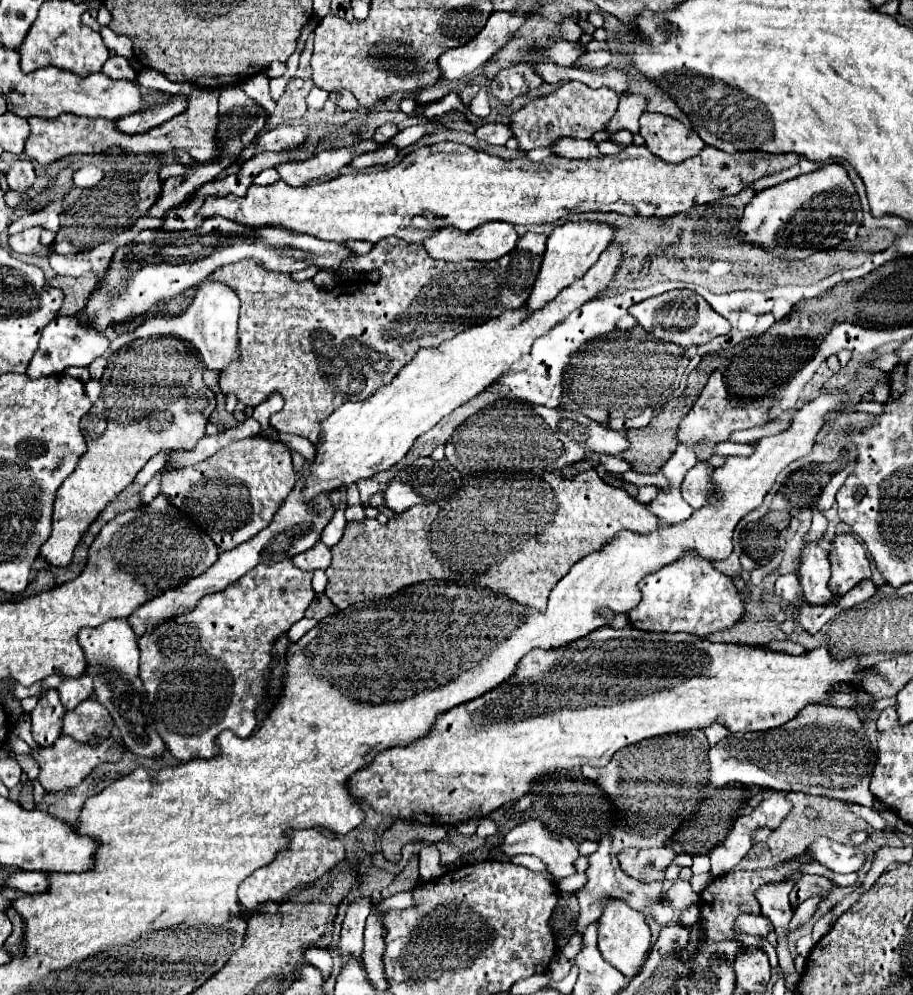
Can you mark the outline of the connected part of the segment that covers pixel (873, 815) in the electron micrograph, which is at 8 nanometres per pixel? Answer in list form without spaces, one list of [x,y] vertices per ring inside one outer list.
[[[852,805],[850,807],[850,811],[854,811],[856,815],[860,815],[860,817],[864,817],[876,831],[884,831],[886,827],[888,827],[888,821],[886,819],[882,819],[882,815],[876,811],[876,809],[870,809],[870,807],[862,807],[862,805]]]

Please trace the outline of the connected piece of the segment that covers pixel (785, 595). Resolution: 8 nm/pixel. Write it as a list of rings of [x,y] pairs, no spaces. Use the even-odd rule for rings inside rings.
[[[782,575],[782,577],[778,577],[778,581],[776,581],[776,585],[774,585],[774,593],[776,593],[780,599],[788,601],[792,607],[796,607],[798,601],[804,599],[796,575]]]

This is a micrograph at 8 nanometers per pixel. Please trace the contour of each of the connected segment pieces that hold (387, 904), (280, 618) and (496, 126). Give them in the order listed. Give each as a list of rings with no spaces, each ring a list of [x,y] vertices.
[[[402,891],[392,897],[382,897],[382,903],[378,901],[378,909],[372,911],[390,911],[390,909],[406,909],[412,905],[412,891]]]
[[[290,559],[260,563],[226,591],[202,597],[196,611],[162,623],[152,635],[144,635],[138,641],[142,653],[140,679],[148,693],[156,731],[178,761],[186,763],[196,757],[216,757],[220,753],[216,739],[224,729],[234,731],[242,739],[252,735],[256,729],[256,709],[268,695],[272,647],[282,633],[288,633],[288,629],[304,617],[314,595],[312,573],[298,569]]]
[[[486,123],[476,129],[476,137],[490,145],[504,145],[512,137],[512,131],[508,125],[502,123]]]

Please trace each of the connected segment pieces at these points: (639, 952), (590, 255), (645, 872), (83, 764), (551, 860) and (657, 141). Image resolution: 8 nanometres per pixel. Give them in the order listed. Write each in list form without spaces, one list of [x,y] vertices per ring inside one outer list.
[[[620,899],[608,901],[602,917],[598,919],[598,949],[602,957],[610,961],[626,977],[636,977],[648,959],[650,947],[652,947],[652,933],[646,923],[646,917],[640,911],[628,907]]]
[[[578,221],[578,223],[564,223],[564,225],[556,227],[546,241],[546,251],[542,255],[540,273],[536,277],[534,289],[532,289],[532,293],[528,297],[528,303],[526,303],[528,313],[532,313],[536,309],[542,309],[562,289],[566,289],[576,279],[580,279],[598,261],[600,253],[608,247],[612,235],[614,235],[614,229],[610,225],[604,225],[604,223]]]
[[[670,847],[660,849],[624,849],[618,853],[620,869],[642,883],[664,881],[664,869],[674,861],[676,853]]]
[[[10,733],[8,737],[10,745],[12,745],[12,753],[24,753],[28,757],[32,757],[38,767],[40,767],[40,773],[38,773],[38,783],[44,787],[44,791],[48,793],[58,793],[58,791],[64,791],[64,789],[72,789],[76,787],[78,783],[82,783],[82,779],[100,763],[106,763],[106,761],[120,761],[124,751],[120,747],[114,747],[114,739],[106,739],[102,741],[100,745],[86,745],[86,743],[80,743],[72,737],[60,737],[54,747],[46,747],[46,749],[30,749],[22,739],[18,739],[14,733]]]
[[[528,819],[522,825],[516,825],[504,835],[504,841],[500,843],[500,851],[508,857],[514,855],[536,855],[544,861],[546,869],[554,877],[568,877],[574,875],[574,861],[578,859],[576,843],[572,843],[566,837],[558,837],[550,833],[540,821]]]
[[[644,113],[640,117],[640,135],[656,157],[674,165],[698,155],[706,145],[694,129],[662,113]]]

